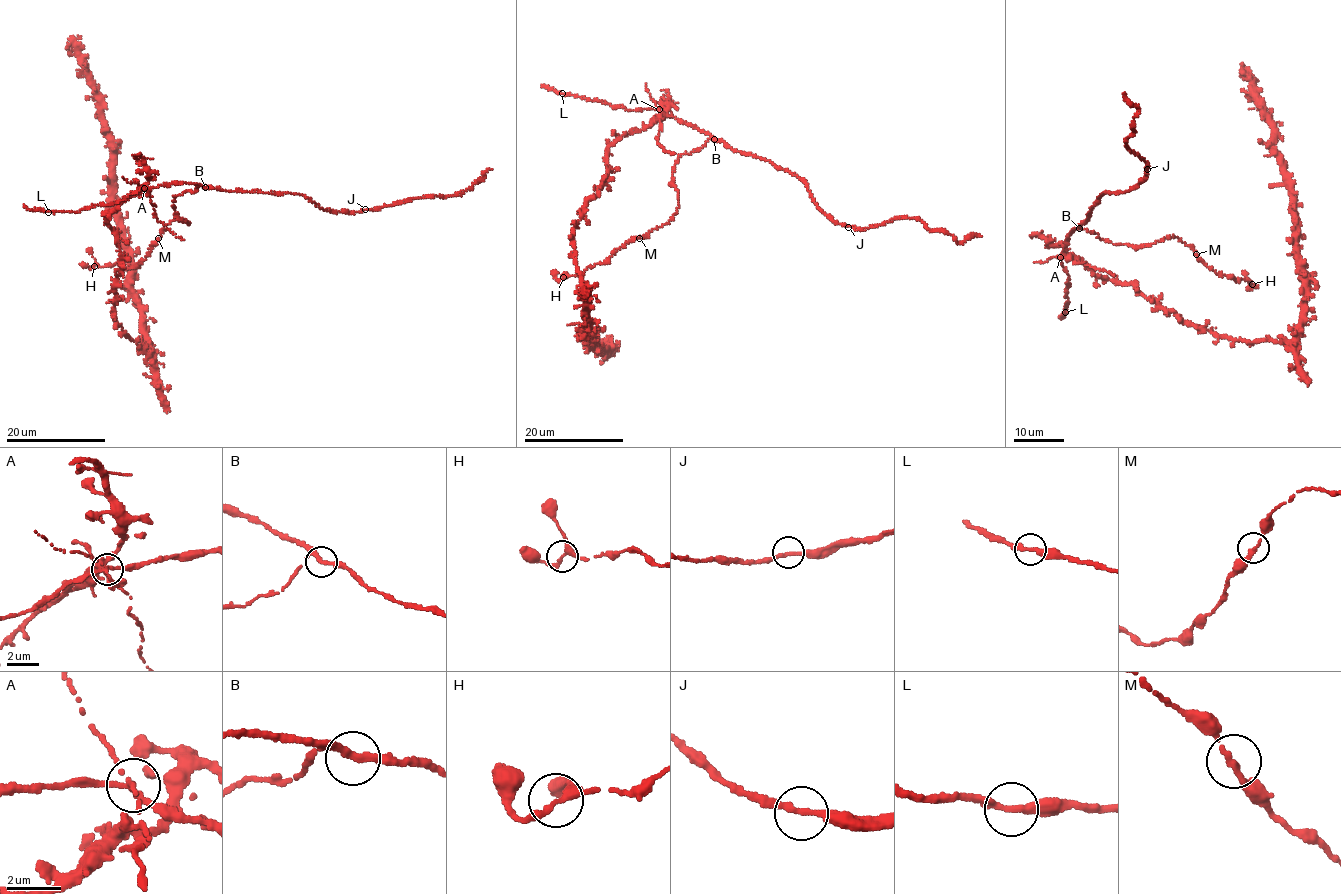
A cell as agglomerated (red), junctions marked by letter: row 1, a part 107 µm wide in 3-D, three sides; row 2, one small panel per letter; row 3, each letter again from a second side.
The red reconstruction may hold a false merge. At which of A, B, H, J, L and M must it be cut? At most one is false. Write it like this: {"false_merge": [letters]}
{"false_merge": ["A"]}

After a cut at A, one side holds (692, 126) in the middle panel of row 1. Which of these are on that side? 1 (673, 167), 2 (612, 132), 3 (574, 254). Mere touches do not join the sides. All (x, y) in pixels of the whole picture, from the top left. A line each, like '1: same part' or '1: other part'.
1: same part
2: other part
3: other part

